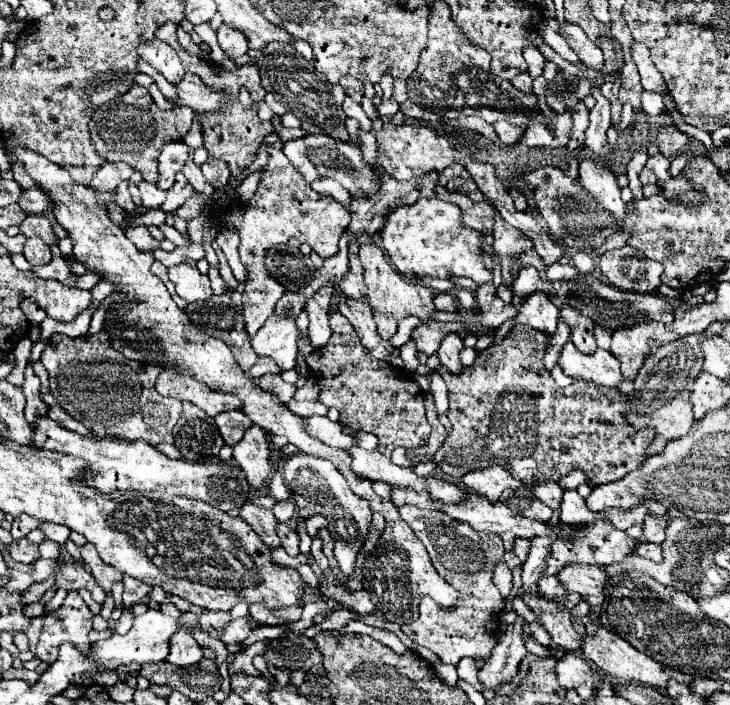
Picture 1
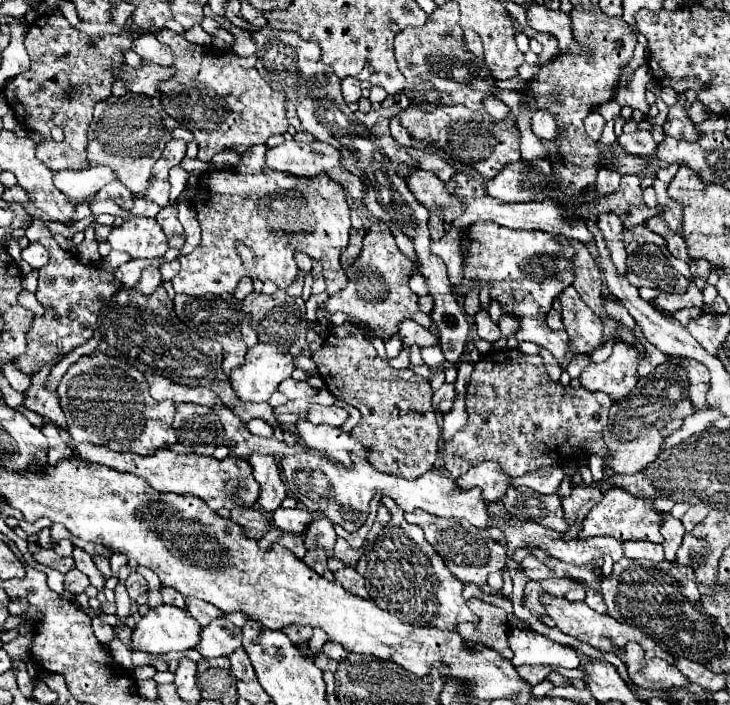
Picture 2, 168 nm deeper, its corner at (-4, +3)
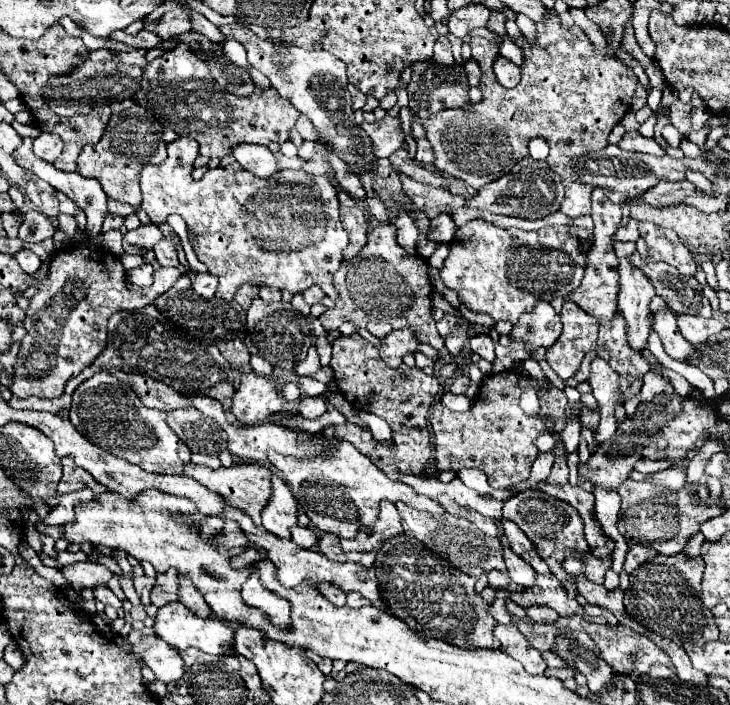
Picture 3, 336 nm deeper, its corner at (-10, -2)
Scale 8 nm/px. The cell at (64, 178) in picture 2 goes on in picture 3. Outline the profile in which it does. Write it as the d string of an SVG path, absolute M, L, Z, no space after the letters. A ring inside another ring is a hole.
M29 137L23 138L23 144L19 146L19 152L15 152L15 160L19 160L19 164L23 164L23 168L35 172L41 180L49 182L57 192L63 192L65 196L69 196L69 198L87 214L85 234L87 234L89 238L97 236L97 234L101 232L101 222L103 222L103 218L105 218L105 214L107 214L107 196L105 196L103 186L99 184L99 180L95 180L95 178L85 178L85 176L81 176L79 172L61 172L61 170L53 168L53 164L49 164L49 162L45 162L45 160L39 160L39 158L33 154L31 142L33 142L33 140Z

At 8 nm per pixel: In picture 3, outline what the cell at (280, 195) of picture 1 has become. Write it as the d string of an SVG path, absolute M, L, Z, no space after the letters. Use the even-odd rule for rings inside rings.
M181 136L168 143L167 160L157 166L145 166L139 176L143 192L141 208L150 221L158 226L166 222L171 214L178 214L187 222L187 228L197 236L197 242L193 244L197 258L209 268L209 274L219 278L217 298L231 302L235 292L245 282L249 282L253 286L265 284L277 290L287 290L291 294L305 292L311 284L317 284L329 298L335 300L337 292L333 286L333 274L343 260L343 250L349 244L349 236L339 220L337 188L331 184L331 180L327 176L311 176L303 170L283 170L279 176L275 176L275 180L263 180L253 176L249 170L239 168L237 162L225 168L207 170L201 180L193 180L191 170L193 158L197 158L197 154L197 142L189 136Z

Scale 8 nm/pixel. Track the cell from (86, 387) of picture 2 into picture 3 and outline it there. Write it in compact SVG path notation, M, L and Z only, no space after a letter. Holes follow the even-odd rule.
M97 372L73 392L69 420L91 444L141 466L147 472L181 474L183 464L191 458L191 450L169 428L167 412L147 408L141 398L131 392L129 384L107 372Z

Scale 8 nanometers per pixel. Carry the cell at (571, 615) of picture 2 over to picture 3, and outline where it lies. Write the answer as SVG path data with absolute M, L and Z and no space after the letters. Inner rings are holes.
M537 576L535 584L525 588L522 593L513 593L510 598L523 608L527 608L533 604L537 604L537 606L547 606L547 608L555 610L559 616L579 614L583 620L599 624L599 616L593 617L589 616L589 614L585 614L583 606L579 606L577 600L567 598L565 588L561 586L561 582L559 582L555 576L553 576L553 578Z

